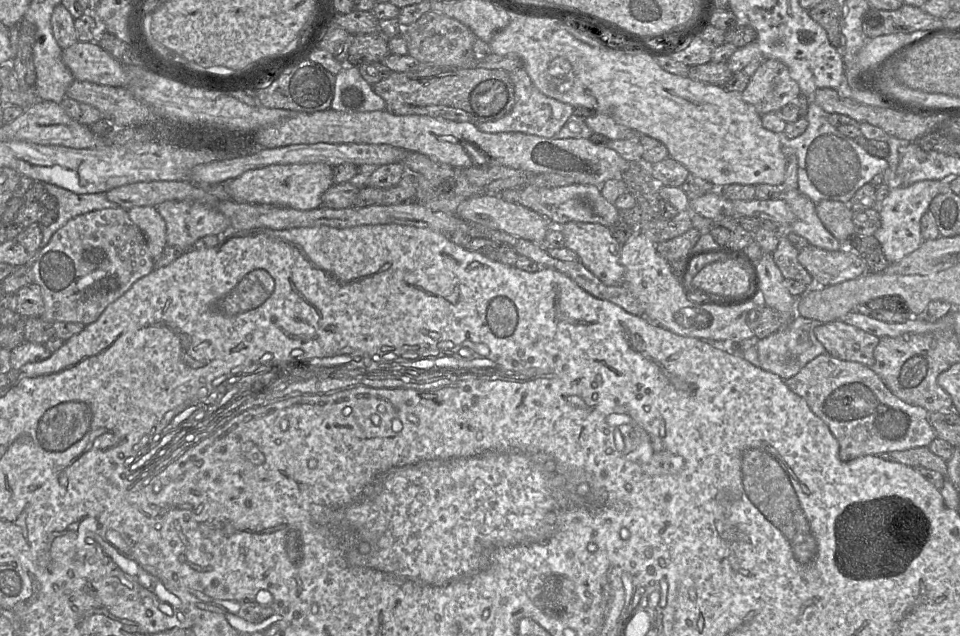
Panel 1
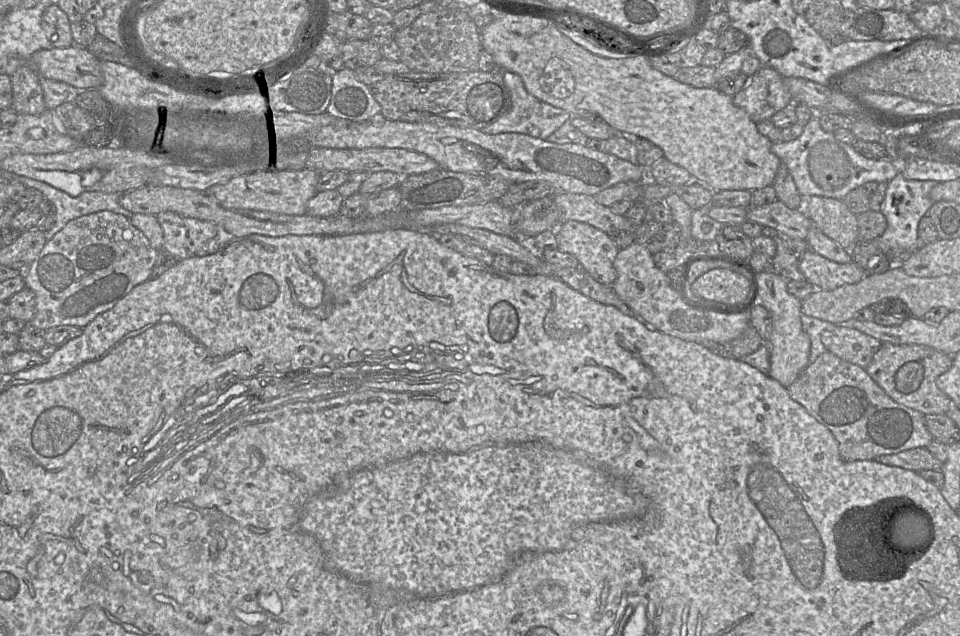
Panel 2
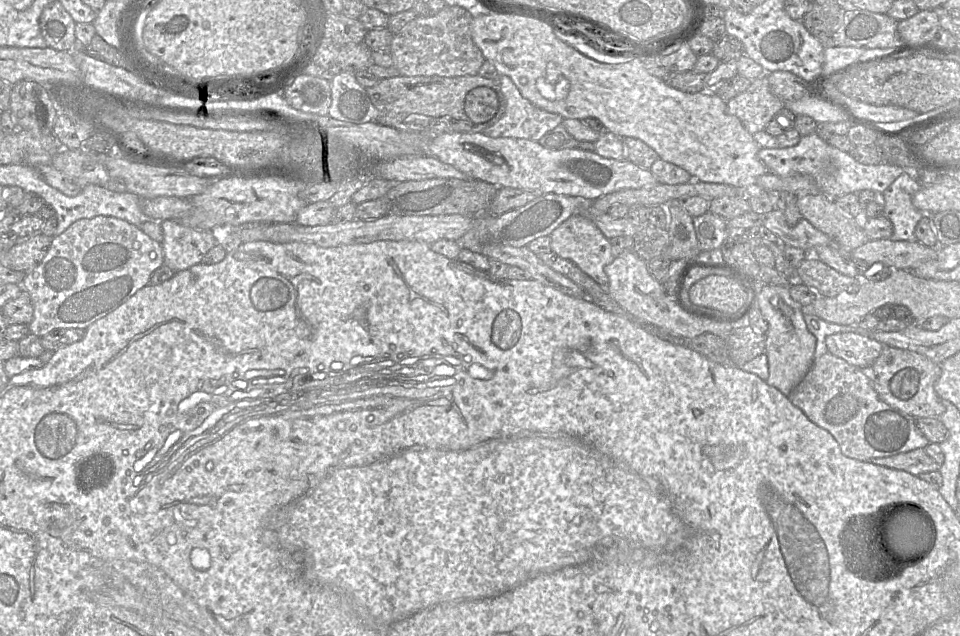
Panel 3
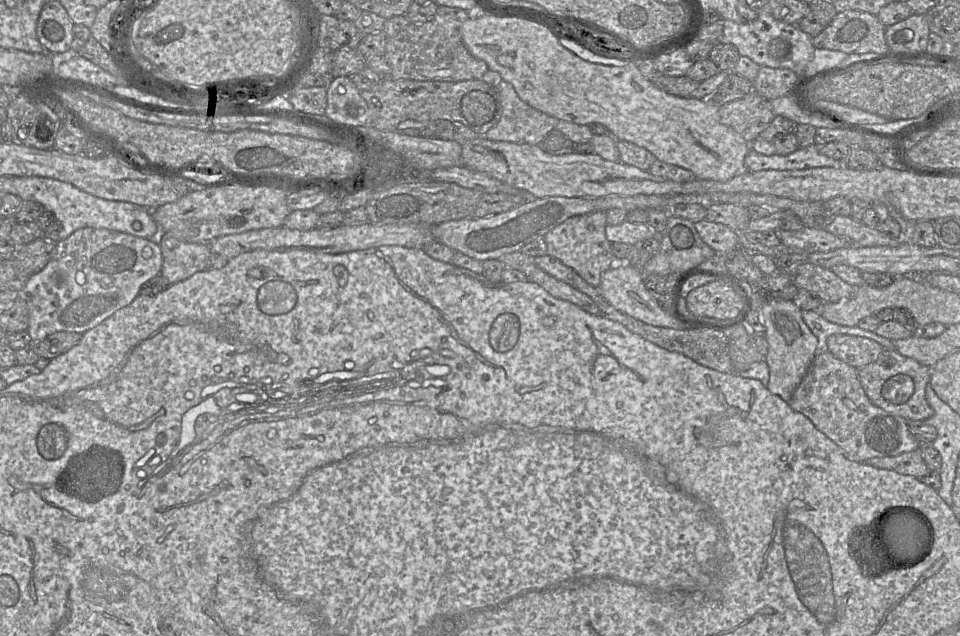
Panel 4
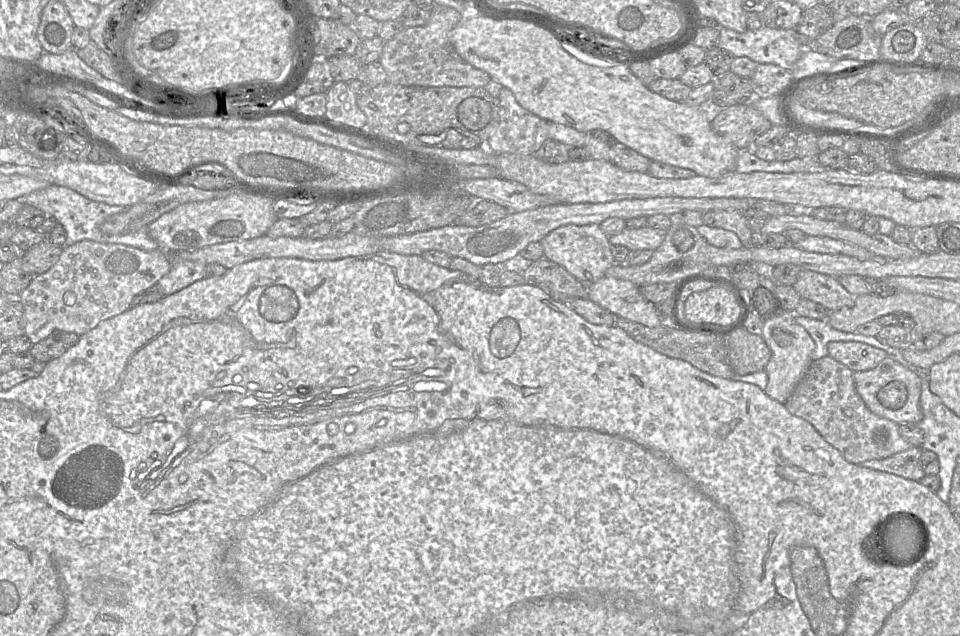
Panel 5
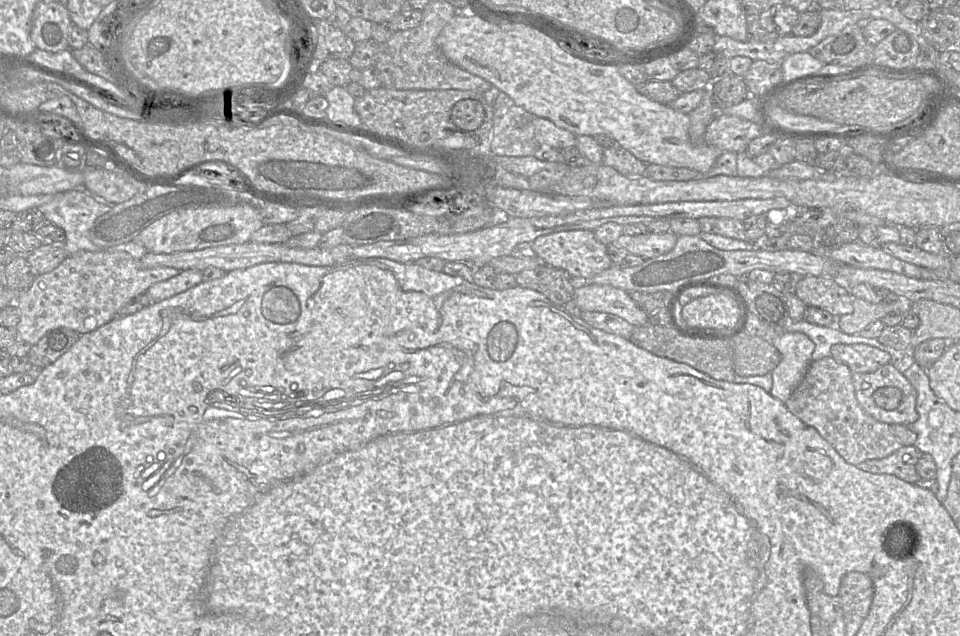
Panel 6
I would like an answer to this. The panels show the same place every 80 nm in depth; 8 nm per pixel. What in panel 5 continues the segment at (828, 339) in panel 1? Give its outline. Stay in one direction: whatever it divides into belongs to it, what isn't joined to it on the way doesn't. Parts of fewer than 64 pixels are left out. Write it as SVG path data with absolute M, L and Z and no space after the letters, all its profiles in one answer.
M832 341L827 348L829 356L853 372L873 369L888 356L880 348L855 341Z

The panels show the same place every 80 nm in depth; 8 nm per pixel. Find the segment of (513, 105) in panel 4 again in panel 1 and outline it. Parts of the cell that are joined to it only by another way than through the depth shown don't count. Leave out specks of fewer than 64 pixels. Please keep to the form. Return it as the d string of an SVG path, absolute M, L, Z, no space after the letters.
M524 67L514 69L510 74L514 86L515 104L512 110L495 121L477 124L485 133L522 132L545 138L553 138L574 113L574 107L543 94L532 82Z

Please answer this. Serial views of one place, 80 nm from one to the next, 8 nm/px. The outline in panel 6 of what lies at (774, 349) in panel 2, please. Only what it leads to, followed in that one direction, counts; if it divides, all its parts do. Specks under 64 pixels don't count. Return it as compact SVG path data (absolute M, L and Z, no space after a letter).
M769 328L763 337L781 354L781 361L773 369L770 395L785 403L802 381L812 362L813 341L801 332L784 332L782 328Z

